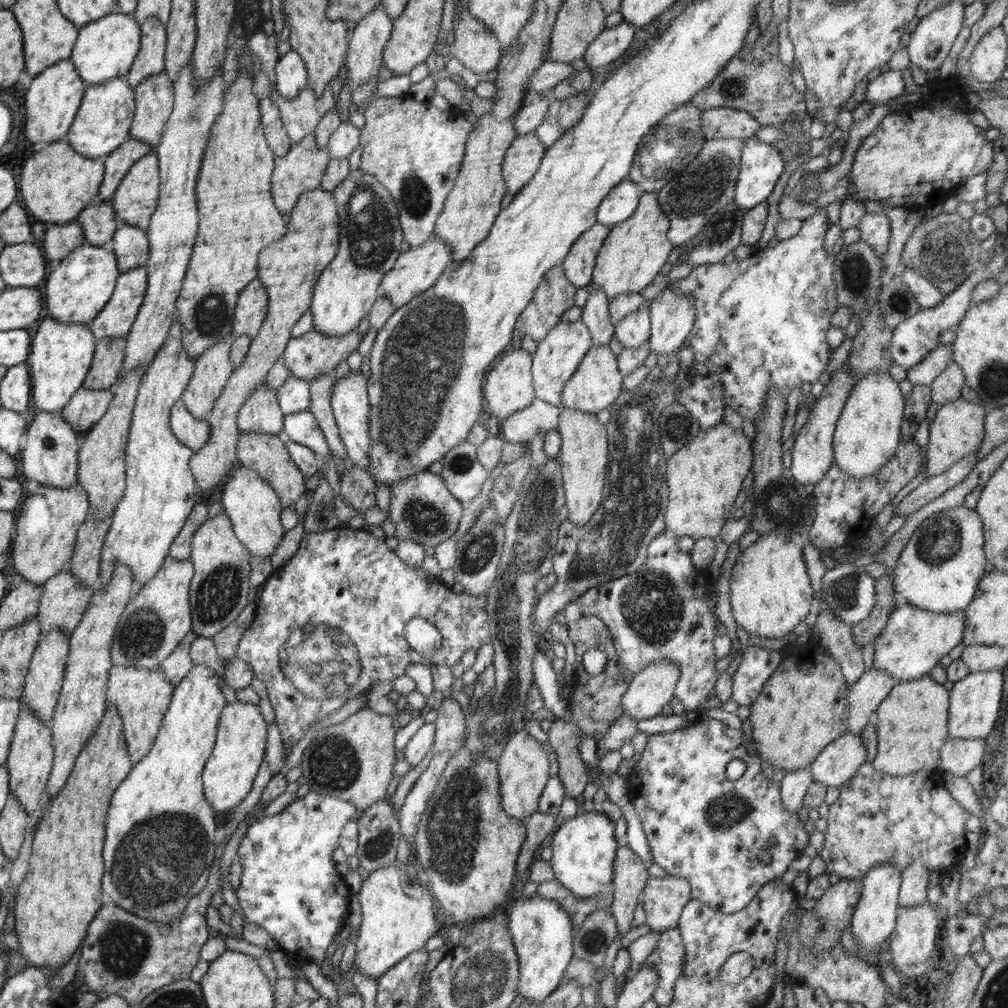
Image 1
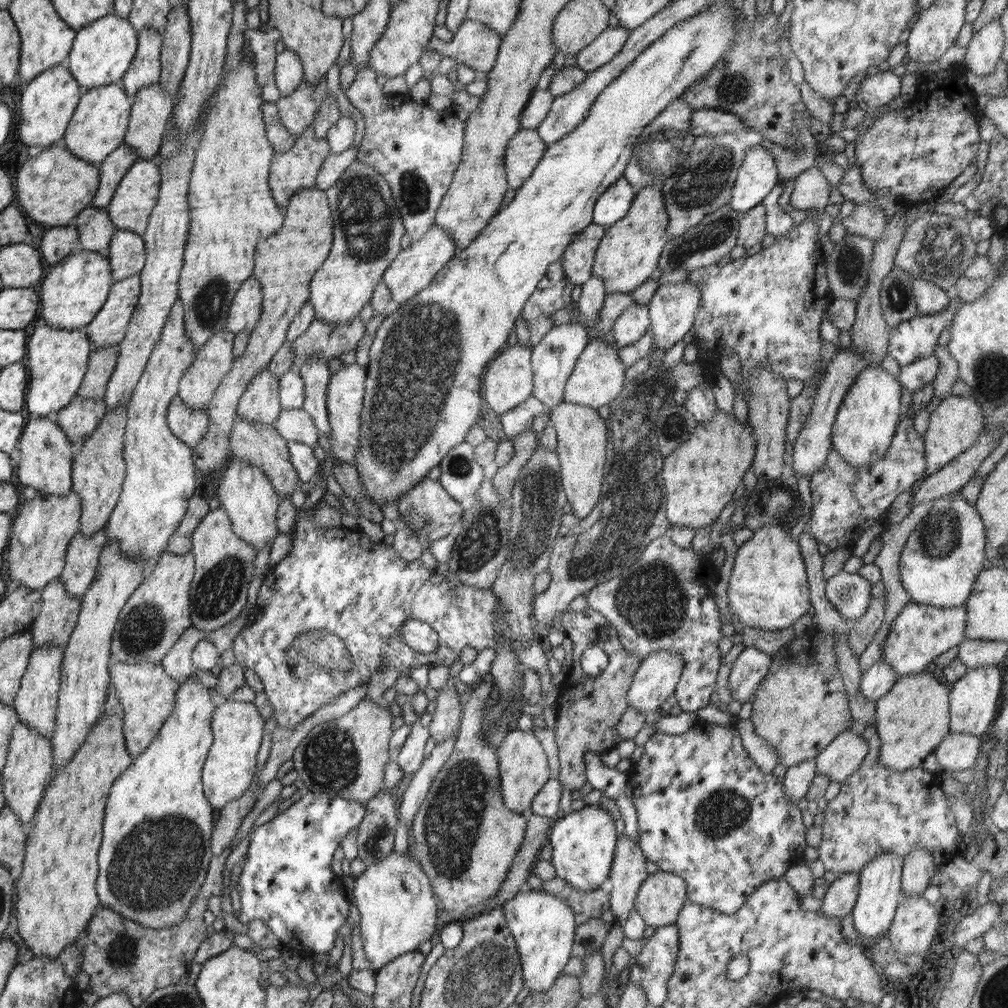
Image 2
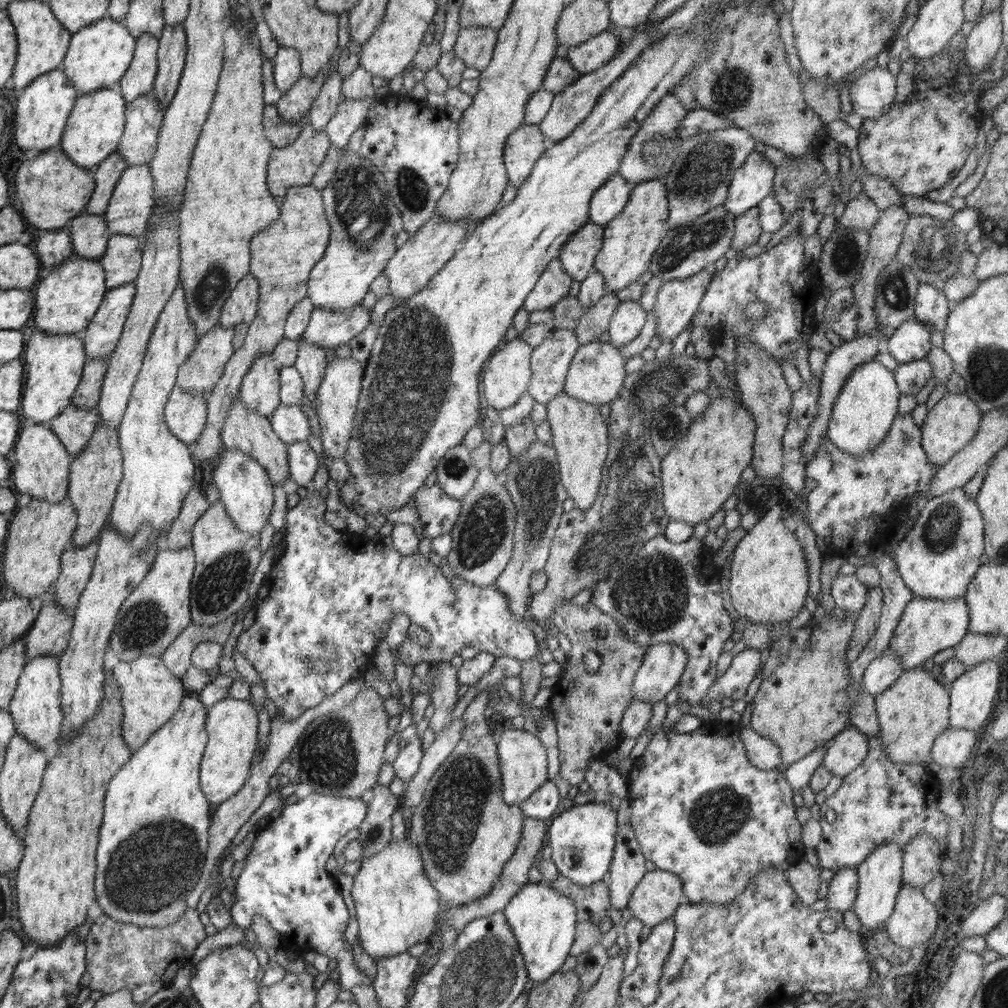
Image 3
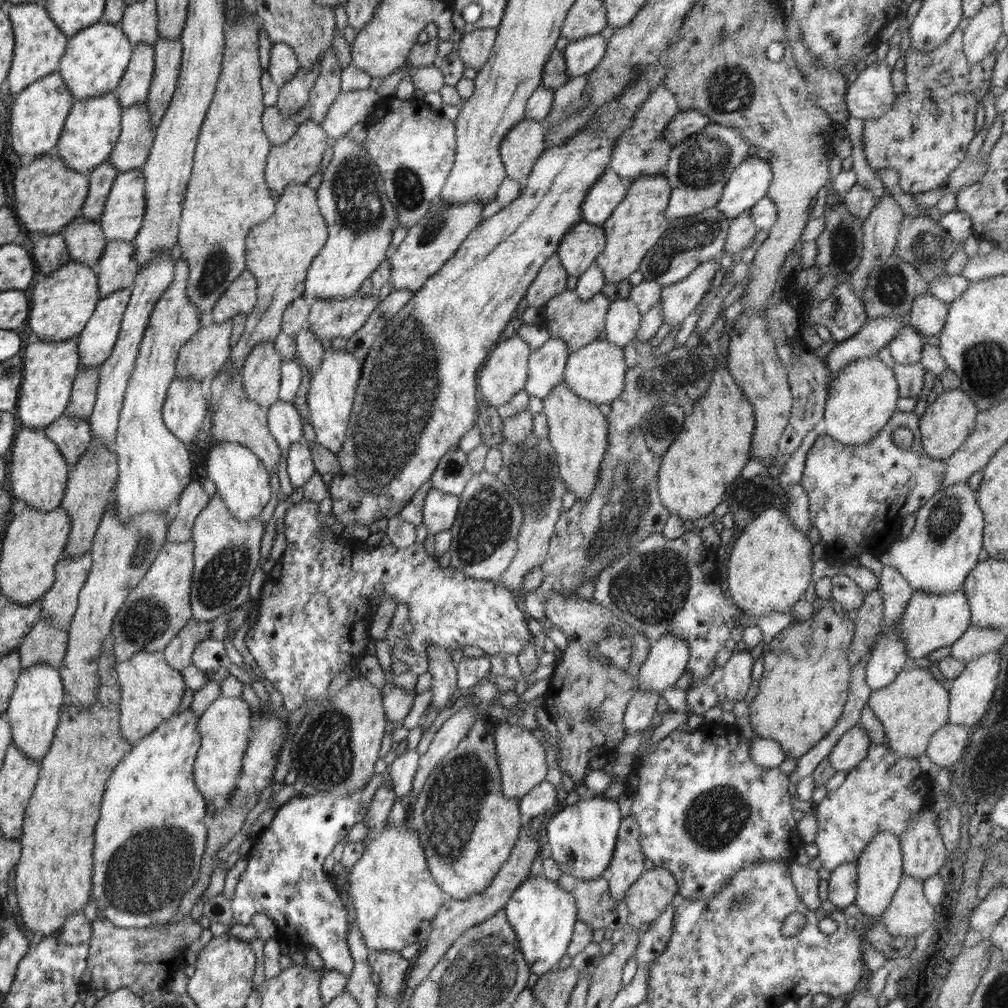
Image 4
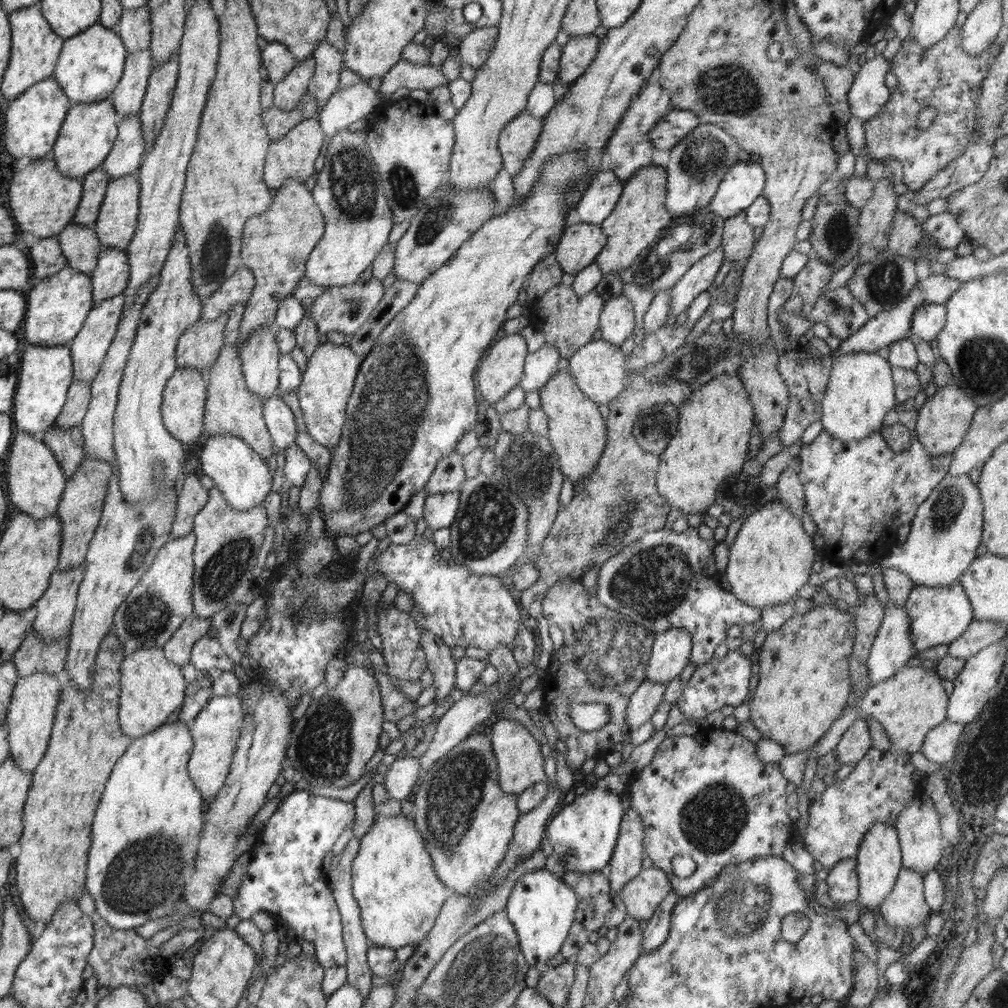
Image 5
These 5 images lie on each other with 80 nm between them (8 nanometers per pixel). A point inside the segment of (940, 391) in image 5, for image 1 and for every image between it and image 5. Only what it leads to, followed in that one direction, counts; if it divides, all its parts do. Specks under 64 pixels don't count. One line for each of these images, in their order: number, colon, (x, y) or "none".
1: (958, 428)
2: (954, 426)
3: (954, 420)
4: (946, 423)

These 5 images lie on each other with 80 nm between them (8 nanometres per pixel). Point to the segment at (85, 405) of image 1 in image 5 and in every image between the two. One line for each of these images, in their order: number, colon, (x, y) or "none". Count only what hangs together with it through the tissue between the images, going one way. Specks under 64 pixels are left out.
2: (79, 419)
3: (74, 426)
4: (72, 436)
5: (67, 446)

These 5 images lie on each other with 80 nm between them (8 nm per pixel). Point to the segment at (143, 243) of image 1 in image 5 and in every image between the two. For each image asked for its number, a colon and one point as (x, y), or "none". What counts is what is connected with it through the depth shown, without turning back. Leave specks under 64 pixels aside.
2: (127, 249)
3: (123, 260)
4: (117, 268)
5: (109, 279)

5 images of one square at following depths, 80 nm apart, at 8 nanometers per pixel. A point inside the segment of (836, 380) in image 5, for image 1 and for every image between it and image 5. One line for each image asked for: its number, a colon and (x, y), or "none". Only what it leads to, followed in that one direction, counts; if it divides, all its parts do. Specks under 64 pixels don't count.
1: (867, 433)
2: (863, 430)
3: (866, 406)
4: (864, 394)

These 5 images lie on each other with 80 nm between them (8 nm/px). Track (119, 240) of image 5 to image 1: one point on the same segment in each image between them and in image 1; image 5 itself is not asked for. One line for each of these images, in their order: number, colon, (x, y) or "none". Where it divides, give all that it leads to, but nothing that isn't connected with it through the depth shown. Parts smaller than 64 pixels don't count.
1: (136, 198)
2: (131, 206)
3: (129, 210)
4: (124, 210)

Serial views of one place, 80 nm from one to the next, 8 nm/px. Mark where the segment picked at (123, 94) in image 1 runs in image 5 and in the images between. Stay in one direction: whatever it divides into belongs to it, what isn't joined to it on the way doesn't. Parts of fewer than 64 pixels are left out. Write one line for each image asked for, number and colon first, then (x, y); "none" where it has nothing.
2: (99, 124)
3: (97, 121)
4: (92, 128)
5: (88, 133)

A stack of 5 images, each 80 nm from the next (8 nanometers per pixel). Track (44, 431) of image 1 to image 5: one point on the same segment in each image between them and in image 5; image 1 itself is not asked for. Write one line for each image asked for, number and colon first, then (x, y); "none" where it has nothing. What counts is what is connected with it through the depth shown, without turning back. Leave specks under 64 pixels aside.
2: (46, 453)
3: (42, 466)
4: (39, 476)
5: (36, 483)

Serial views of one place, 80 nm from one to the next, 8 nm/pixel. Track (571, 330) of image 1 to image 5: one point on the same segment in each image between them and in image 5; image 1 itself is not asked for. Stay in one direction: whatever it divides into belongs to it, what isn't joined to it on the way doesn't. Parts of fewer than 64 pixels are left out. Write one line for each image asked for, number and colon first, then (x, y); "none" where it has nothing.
2: (552, 360)
3: (550, 361)
4: (547, 365)
5: (539, 366)

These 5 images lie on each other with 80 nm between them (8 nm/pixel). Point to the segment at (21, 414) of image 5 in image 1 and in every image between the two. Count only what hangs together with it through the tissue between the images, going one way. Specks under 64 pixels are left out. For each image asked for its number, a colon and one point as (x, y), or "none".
1: (60, 356)
2: (56, 360)
3: (54, 362)
4: (49, 368)

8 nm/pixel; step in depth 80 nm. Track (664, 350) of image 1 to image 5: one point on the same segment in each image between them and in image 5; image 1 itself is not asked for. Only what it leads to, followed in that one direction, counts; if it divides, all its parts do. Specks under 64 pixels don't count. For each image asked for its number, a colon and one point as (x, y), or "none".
2: (673, 307)
3: (677, 300)
4: (678, 301)
5: (700, 276)

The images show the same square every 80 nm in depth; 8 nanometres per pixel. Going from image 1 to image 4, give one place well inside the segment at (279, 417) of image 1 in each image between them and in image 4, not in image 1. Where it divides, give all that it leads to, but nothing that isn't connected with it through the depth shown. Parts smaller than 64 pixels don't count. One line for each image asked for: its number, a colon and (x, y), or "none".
2: (259, 402)
3: (259, 391)
4: (261, 372)

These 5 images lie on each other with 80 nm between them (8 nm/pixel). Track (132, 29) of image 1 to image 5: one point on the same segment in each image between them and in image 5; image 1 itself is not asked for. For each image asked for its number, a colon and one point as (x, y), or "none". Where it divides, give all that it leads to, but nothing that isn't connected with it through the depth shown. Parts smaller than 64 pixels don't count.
2: (102, 52)
3: (99, 54)
4: (96, 57)
5: (91, 63)

